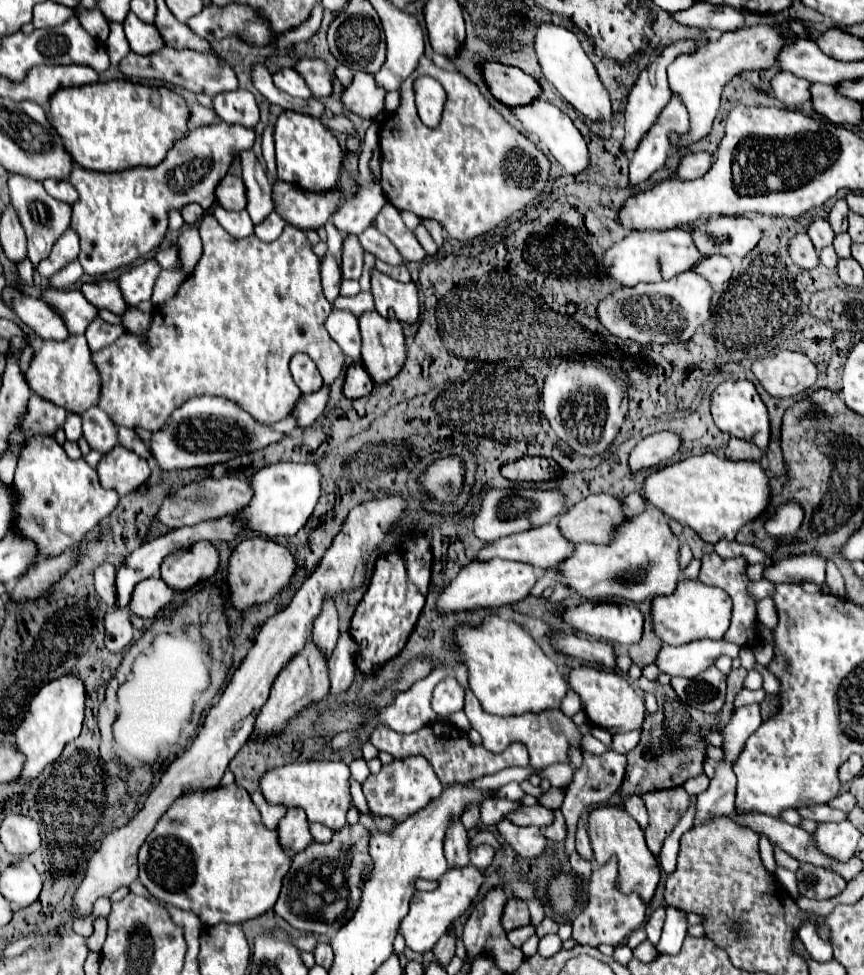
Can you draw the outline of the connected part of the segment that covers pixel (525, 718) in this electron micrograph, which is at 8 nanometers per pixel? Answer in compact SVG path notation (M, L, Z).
M466 688L466 704L464 712L472 724L472 728L482 736L482 744L490 752L502 752L512 742L522 742L528 746L530 766L538 772L552 764L570 764L568 752L572 746L582 748L582 732L560 708L548 708L548 712L524 712L522 716L492 716L482 710L478 698Z

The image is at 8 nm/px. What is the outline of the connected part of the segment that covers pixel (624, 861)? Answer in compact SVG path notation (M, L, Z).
M620 806L594 808L594 810L590 810L588 834L590 834L590 842L592 842L592 850L594 850L594 860L598 866L604 866L612 856L616 856L616 860L618 860L618 890L636 892L648 904L660 882L660 868L658 868L658 860L648 850L644 832L636 824L636 820Z

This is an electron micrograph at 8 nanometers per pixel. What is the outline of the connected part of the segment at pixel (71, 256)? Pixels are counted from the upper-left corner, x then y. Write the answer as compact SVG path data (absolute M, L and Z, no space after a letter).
M68 228L68 230L62 234L62 238L54 244L50 256L44 258L44 260L36 266L36 270L38 270L38 274L40 274L42 278L50 278L50 276L56 274L60 268L64 268L66 264L74 262L74 260L78 258L78 252L80 252L80 238L78 238L78 234L76 234L72 228Z

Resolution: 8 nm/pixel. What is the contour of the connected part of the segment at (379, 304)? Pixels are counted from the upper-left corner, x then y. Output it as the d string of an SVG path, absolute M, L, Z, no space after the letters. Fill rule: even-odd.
M378 270L372 272L372 294L376 302L376 312L380 316L390 318L390 310L394 312L400 324L412 326L420 318L420 300L414 282L402 284Z

